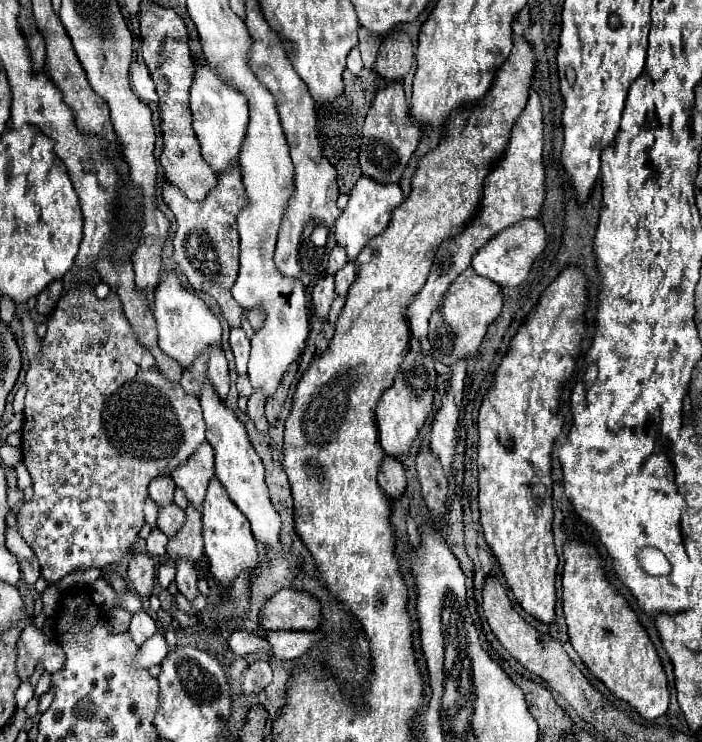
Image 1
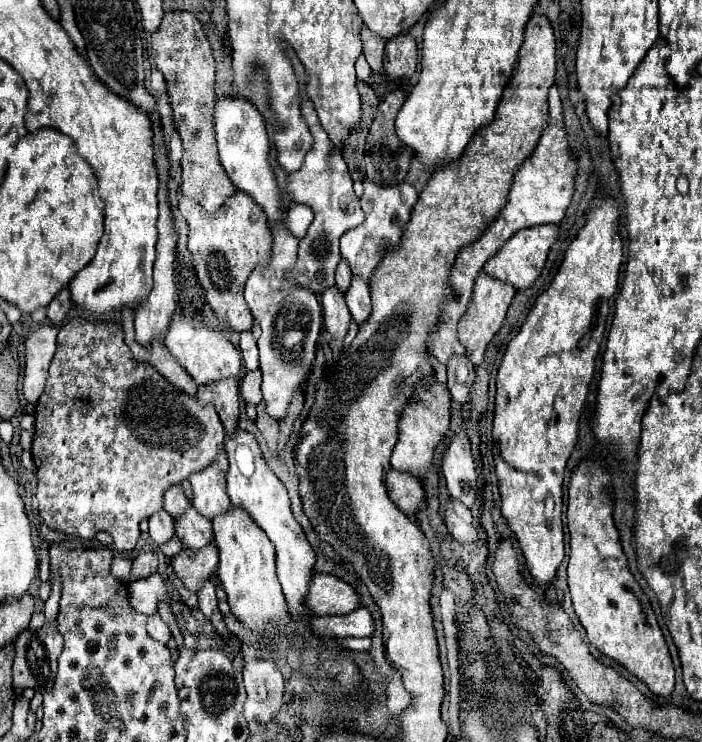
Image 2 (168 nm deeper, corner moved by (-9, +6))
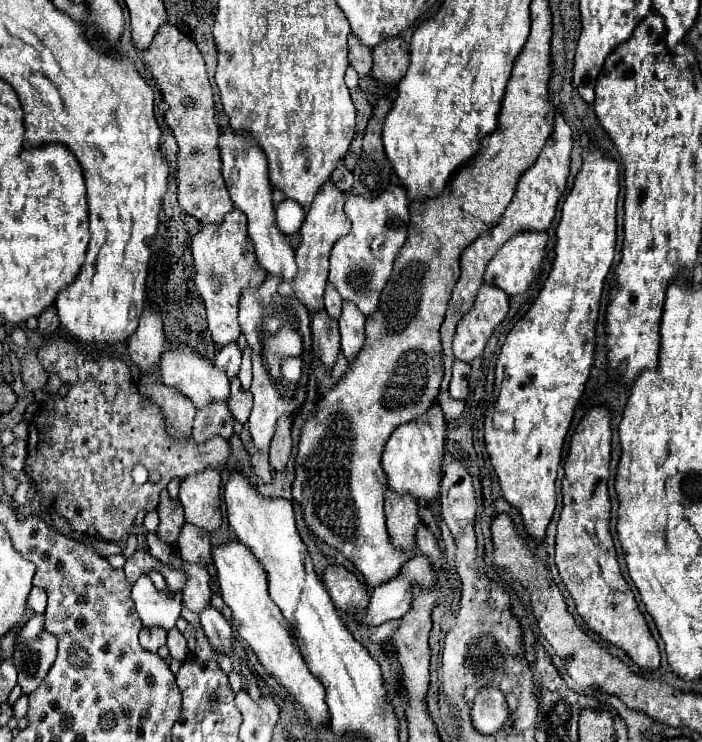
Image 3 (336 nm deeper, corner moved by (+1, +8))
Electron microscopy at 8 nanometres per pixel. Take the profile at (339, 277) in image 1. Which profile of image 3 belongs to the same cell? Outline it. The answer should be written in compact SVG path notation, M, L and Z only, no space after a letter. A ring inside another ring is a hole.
M344 302L338 324L342 336L342 354L348 362L352 362L364 346L364 338L366 338L364 322L366 322L364 314L360 314L360 310L356 310L352 302Z

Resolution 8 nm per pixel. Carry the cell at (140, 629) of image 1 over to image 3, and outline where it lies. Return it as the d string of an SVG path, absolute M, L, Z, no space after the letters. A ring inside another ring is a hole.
M142 628L142 632L140 632L140 646L144 650L156 652L164 644L166 644L166 630L164 628Z

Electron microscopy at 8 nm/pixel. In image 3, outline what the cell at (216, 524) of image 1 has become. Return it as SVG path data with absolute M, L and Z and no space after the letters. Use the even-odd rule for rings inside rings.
M230 540L228 544L218 546L214 552L214 566L216 572L220 572L220 594L226 602L226 606L232 610L232 620L238 630L238 634L250 644L254 654L258 656L264 670L268 670L270 676L276 678L280 686L284 686L304 708L304 714L312 726L328 726L330 714L326 706L326 690L318 682L316 676L308 670L298 644L294 640L294 634L288 626L288 620L280 614L280 608L272 602L268 594L268 580L266 572L262 570L260 562L250 554L248 548L244 548L238 540Z

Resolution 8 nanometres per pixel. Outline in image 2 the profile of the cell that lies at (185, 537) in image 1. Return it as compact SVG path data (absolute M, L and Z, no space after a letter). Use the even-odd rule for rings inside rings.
M210 542L206 548L198 552L194 552L192 548L184 548L180 554L172 558L172 568L176 576L192 592L196 592L198 586L210 578L210 574L216 570L216 564L218 564L218 552L214 542Z

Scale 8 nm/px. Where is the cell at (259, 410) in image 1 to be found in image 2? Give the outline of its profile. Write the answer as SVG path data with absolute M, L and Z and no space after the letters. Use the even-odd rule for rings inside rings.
M262 402L258 404L258 418L256 418L256 426L262 432L262 436L268 442L268 448L272 452L272 456L276 456L276 442L278 442L278 422L270 420L270 416L266 416L266 408L262 408Z

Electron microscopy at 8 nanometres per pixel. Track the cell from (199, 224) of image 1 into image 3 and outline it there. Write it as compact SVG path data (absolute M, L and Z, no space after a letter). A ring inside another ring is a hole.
M232 210L226 214L220 226L206 224L192 238L192 256L194 256L194 282L198 292L206 304L208 314L208 330L218 348L228 346L228 342L236 342L240 336L238 324L238 300L244 288L248 288L252 276L258 270L254 246L246 232L246 216L240 210Z

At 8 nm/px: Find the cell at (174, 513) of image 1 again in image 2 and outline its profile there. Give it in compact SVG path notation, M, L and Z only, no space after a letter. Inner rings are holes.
M194 506L176 518L176 536L188 548L204 548L212 540L212 522L202 518Z

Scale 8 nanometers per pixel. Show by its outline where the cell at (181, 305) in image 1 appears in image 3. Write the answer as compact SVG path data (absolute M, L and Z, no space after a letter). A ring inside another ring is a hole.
M180 346L180 348L170 348L162 354L162 362L160 362L160 380L178 390L180 394L184 394L186 398L190 398L194 402L196 408L204 408L212 402L226 402L230 396L230 380L228 376L214 368L212 362L202 360L198 354L194 354L194 350Z

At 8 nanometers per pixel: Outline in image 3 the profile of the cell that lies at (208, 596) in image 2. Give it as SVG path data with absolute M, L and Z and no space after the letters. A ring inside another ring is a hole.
M206 606L200 612L200 620L202 620L202 628L204 634L208 638L208 642L222 652L230 652L234 648L236 636L234 636L234 628L232 624L212 606Z

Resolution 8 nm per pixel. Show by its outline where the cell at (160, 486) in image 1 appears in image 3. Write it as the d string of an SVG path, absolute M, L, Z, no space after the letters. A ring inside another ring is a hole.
M164 490L160 494L160 504L156 508L158 516L160 516L160 524L158 524L158 532L156 536L168 544L168 546L176 546L178 542L178 534L184 526L184 512L182 512L182 506L178 500L172 500L168 496L168 492Z

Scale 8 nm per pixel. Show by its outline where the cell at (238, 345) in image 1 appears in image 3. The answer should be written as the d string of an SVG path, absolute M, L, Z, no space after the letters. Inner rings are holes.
M228 344L222 350L216 352L214 358L214 366L218 370L224 370L228 378L234 378L240 370L240 362L242 362L242 350L238 348L238 344Z

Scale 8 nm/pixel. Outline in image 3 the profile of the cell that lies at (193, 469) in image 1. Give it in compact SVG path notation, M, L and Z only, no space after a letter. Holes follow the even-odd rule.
M214 468L186 476L180 484L180 502L188 524L216 532L222 524L220 512L220 474Z

